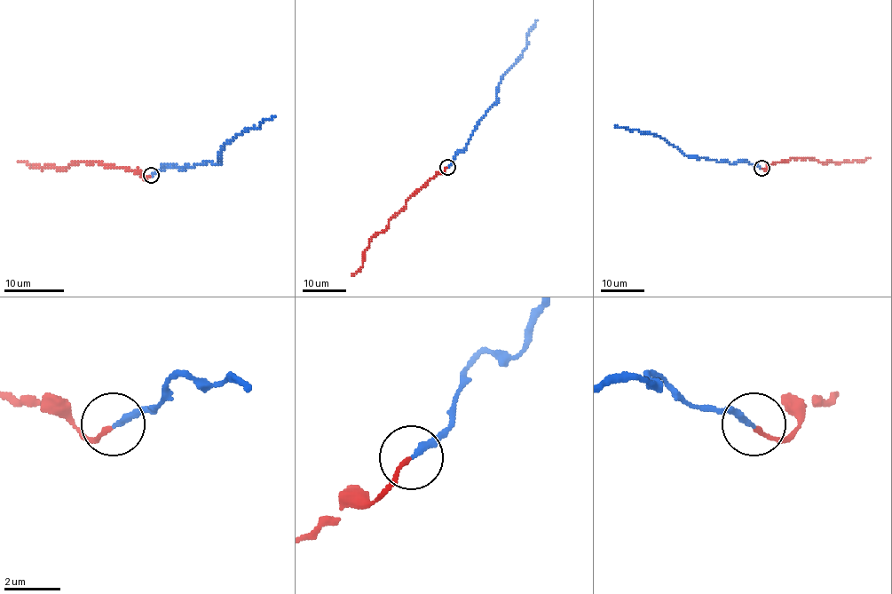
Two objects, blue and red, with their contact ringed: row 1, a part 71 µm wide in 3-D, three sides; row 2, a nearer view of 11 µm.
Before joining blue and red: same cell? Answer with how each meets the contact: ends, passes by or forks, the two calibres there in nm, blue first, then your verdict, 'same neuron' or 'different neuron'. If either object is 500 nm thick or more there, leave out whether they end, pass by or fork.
blue ends there; red ends there; 220 nm thick on the blue side, 140 nm on the other; same neuron

